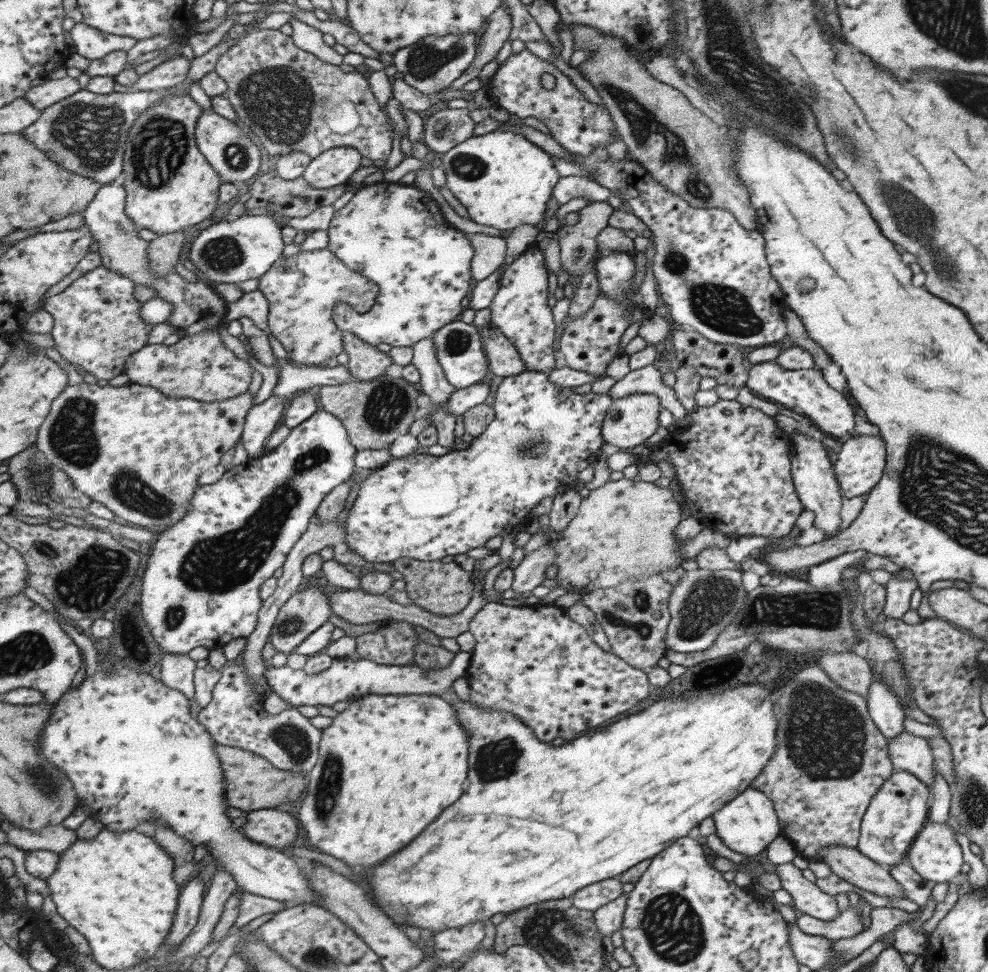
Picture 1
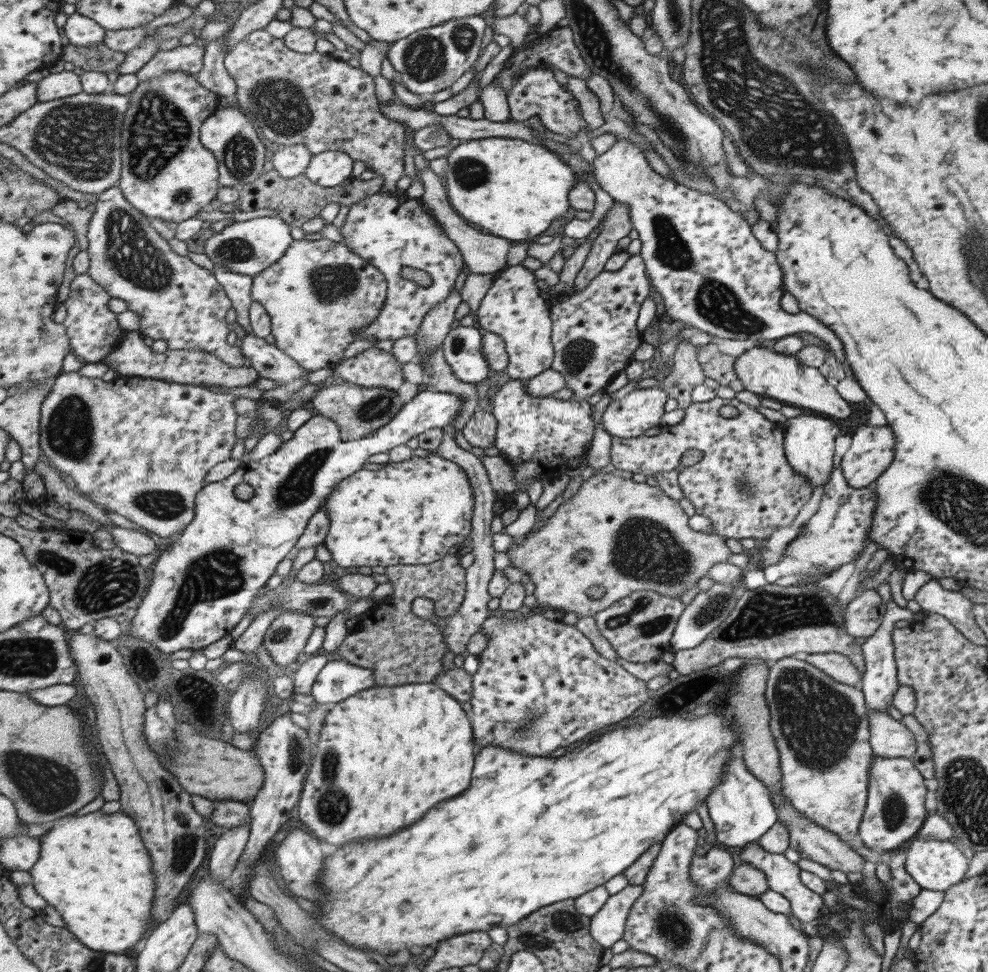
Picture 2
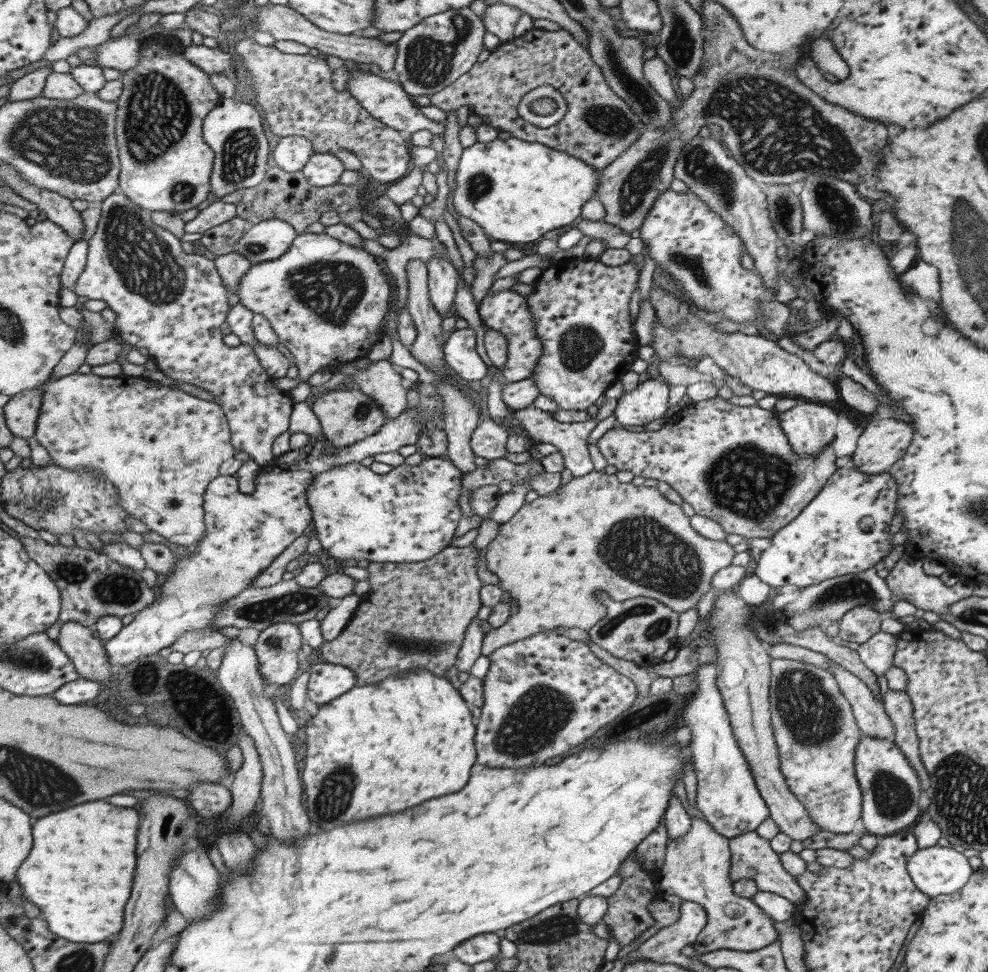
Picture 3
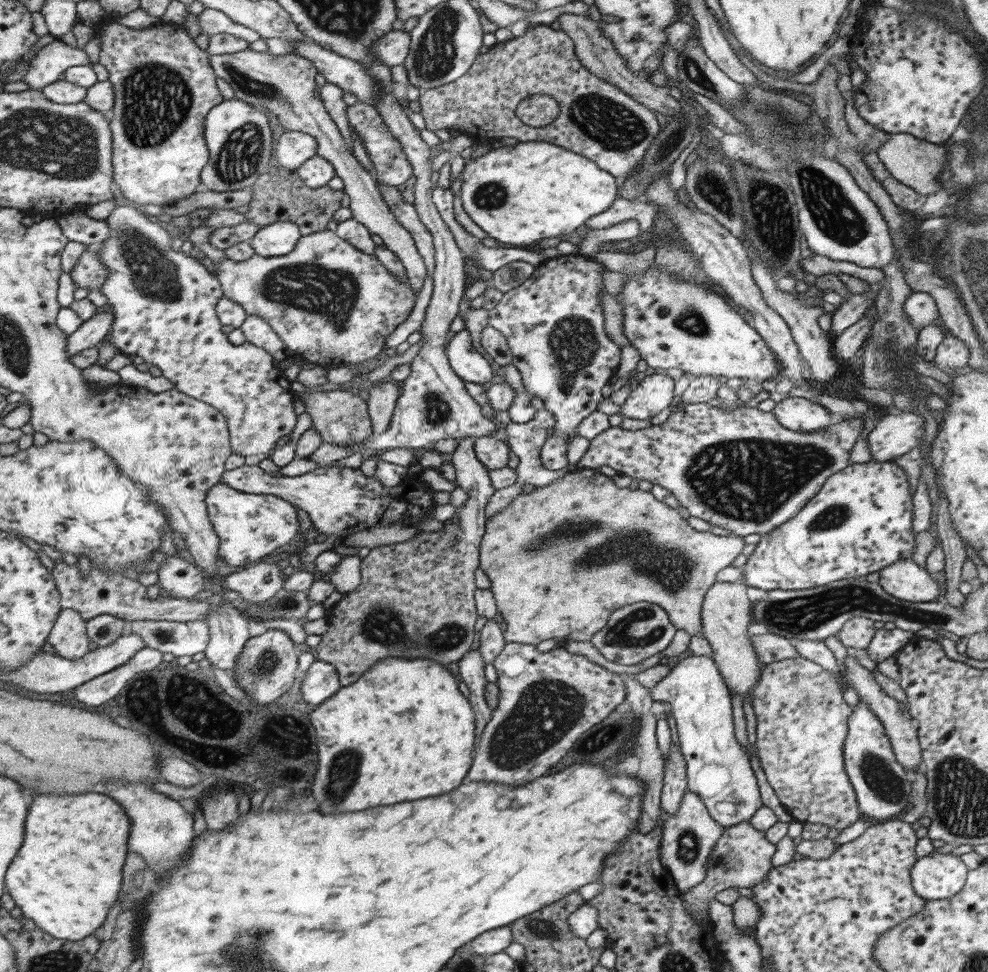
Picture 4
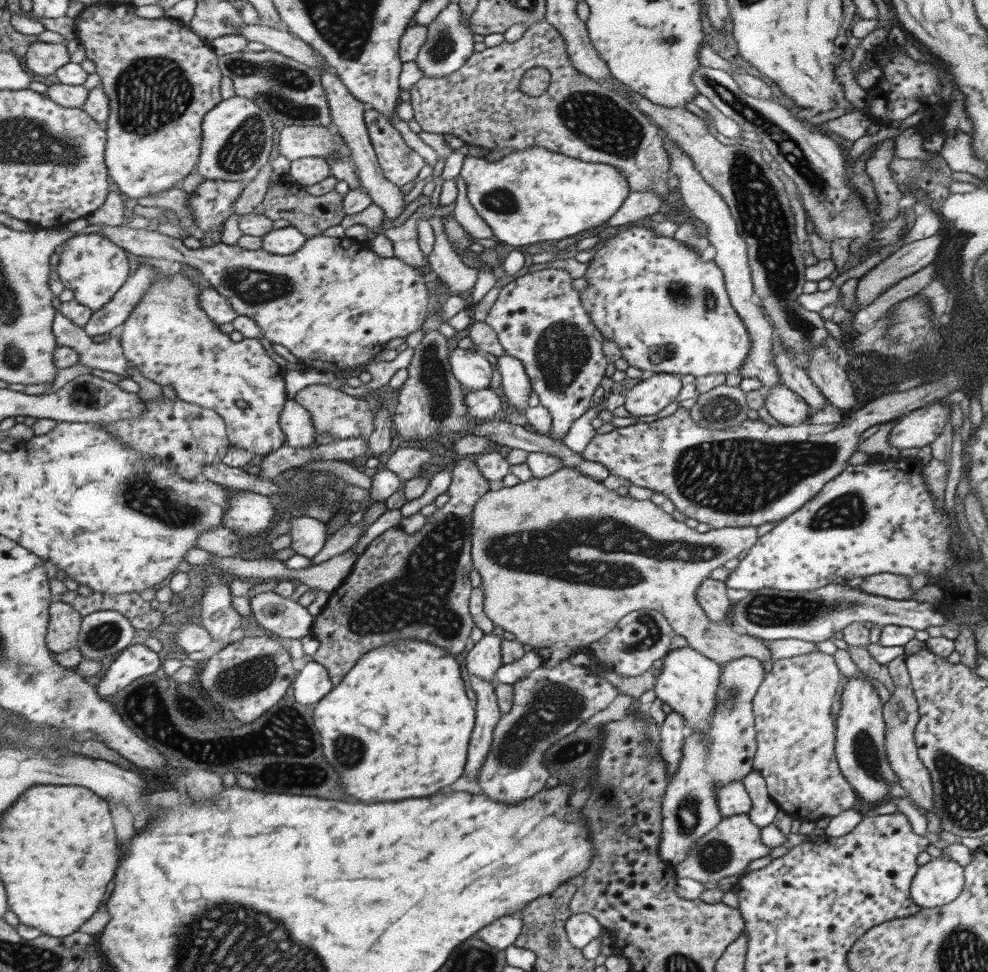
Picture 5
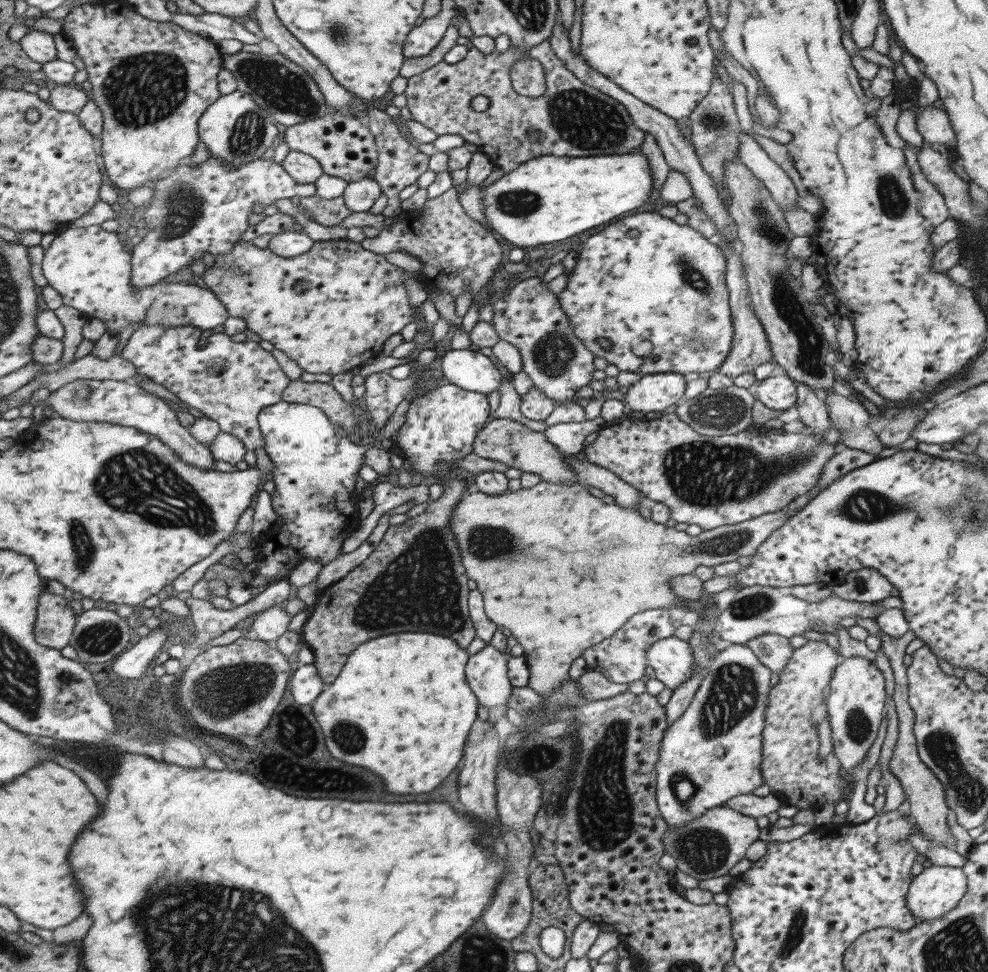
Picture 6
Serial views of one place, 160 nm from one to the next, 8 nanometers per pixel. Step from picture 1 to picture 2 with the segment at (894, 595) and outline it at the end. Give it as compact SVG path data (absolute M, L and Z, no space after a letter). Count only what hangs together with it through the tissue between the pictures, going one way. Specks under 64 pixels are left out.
M892 599L888 600L885 604L885 612L883 613L881 624L879 624L871 636L866 637L865 642L860 644L865 670L859 682L859 689L864 696L865 710L871 710L871 712L888 714L887 706L890 705L893 693L898 687L898 682L896 681L896 662L894 661L894 648L891 638L891 633L894 629L893 624L898 620L904 620L911 624L914 622L913 613L905 607L897 606Z

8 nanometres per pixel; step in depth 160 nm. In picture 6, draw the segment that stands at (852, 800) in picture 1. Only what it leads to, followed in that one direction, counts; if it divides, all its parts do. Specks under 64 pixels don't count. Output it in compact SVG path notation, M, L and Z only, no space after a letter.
M808 640L797 647L779 674L775 687L769 689L768 705L765 709L765 725L761 731L761 764L759 774L763 785L780 802L801 809L816 809L825 803L843 800L841 794L847 784L839 776L829 774L825 761L819 761L819 739L811 711L823 704L826 686L835 668L841 661L825 641Z

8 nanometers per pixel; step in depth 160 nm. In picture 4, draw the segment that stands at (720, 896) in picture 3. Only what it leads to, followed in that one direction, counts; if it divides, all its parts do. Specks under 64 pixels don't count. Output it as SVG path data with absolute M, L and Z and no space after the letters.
M689 791L683 794L676 811L666 816L661 827L659 863L669 874L669 884L674 884L679 894L687 892L704 879L705 863L724 828L711 818L697 794Z

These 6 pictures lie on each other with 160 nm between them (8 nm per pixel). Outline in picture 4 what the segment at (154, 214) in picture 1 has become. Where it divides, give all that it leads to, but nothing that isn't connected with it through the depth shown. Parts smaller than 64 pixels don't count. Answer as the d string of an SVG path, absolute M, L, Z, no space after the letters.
M106 16L99 24L98 35L100 40L99 62L109 72L108 80L113 83L117 102L110 113L110 127L114 134L114 182L118 184L123 195L138 207L146 204L171 205L175 201L191 196L193 192L199 191L202 185L202 172L210 161L210 147L206 141L206 118L218 104L221 104L225 97L221 94L220 80L214 71L211 60L212 54L208 49L203 50L191 38L189 32L181 24L173 22L161 22L145 30L133 30L127 25L119 22L119 17Z

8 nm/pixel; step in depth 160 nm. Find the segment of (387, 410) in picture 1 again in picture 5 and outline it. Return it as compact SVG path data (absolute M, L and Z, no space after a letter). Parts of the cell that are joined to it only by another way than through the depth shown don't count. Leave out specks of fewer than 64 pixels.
M308 385L294 399L311 411L318 431L321 434L329 433L333 439L368 438L376 429L376 416L373 415L370 404L359 397L345 394L334 385Z

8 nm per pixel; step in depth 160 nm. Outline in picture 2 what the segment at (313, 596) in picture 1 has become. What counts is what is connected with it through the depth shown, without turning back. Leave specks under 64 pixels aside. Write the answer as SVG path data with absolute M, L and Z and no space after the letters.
M296 610L281 613L269 627L263 648L277 665L289 666L304 651L315 627L315 616Z

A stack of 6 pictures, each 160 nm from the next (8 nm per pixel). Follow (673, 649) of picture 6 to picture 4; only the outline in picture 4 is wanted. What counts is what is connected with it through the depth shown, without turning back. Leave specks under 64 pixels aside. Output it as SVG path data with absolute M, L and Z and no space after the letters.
M688 652L672 660L669 672L650 688L650 697L655 702L668 702L671 706L671 716L677 725L678 747L686 764L686 791L697 794L711 818L723 828L748 822L762 804L755 776L749 767L749 757L735 741L731 699L715 661L708 656Z

